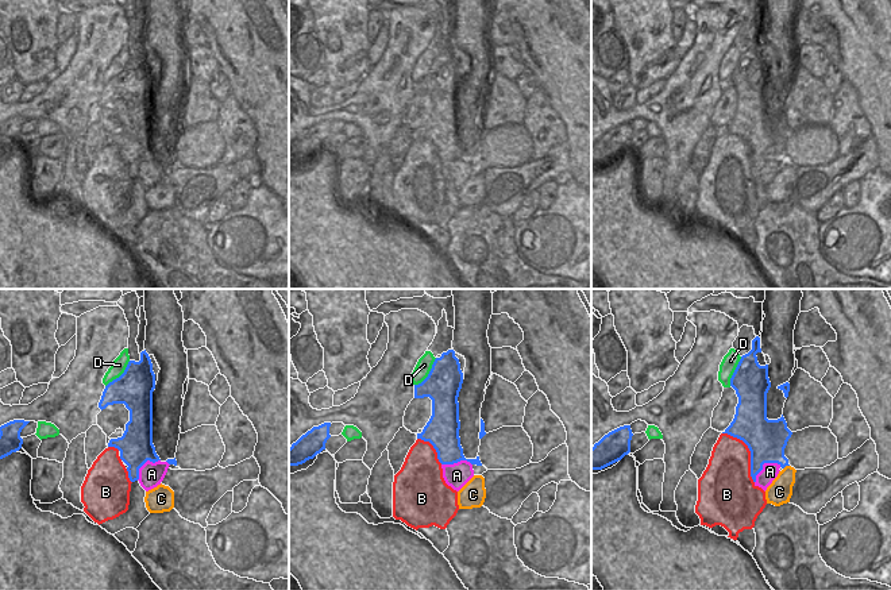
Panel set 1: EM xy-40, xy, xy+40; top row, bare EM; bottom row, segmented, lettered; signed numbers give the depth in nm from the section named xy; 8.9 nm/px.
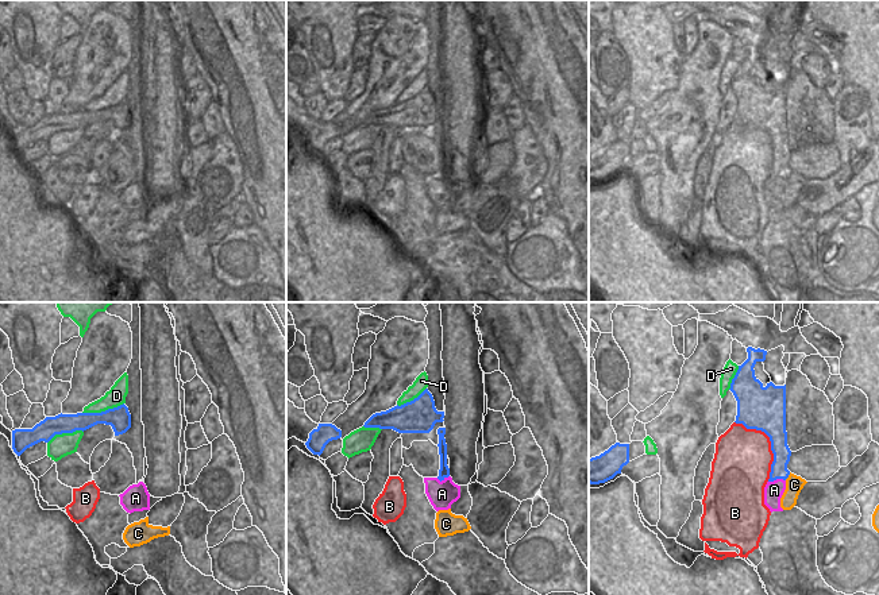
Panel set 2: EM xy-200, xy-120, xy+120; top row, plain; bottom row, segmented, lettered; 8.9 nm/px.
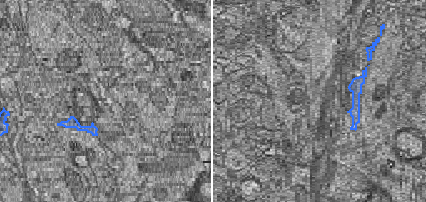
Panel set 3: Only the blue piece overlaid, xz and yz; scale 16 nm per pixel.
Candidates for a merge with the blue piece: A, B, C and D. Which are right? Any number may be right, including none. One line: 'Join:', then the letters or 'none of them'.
Join: none of them

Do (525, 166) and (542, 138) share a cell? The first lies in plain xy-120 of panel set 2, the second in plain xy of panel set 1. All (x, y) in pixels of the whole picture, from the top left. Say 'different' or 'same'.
same

